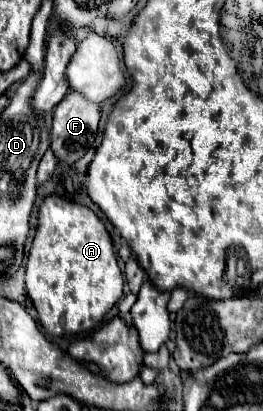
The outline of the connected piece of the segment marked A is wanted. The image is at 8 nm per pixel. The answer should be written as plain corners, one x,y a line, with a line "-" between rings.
48,196
40,204
38,230
26,262
26,294
50,336
92,330
122,298
124,278
102,220
86,206

